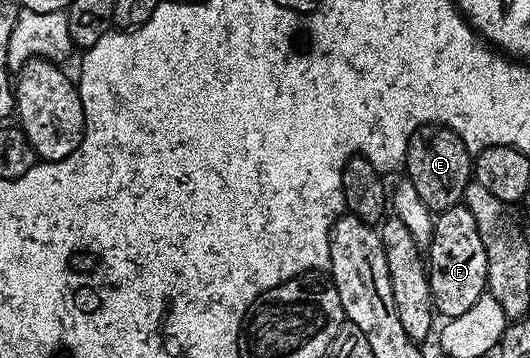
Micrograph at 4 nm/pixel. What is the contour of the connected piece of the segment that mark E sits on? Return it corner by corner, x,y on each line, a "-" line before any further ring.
440,127
417,129
409,140
403,173
419,199
423,199
430,211
439,214
464,202
465,189
473,177
473,157
455,131

